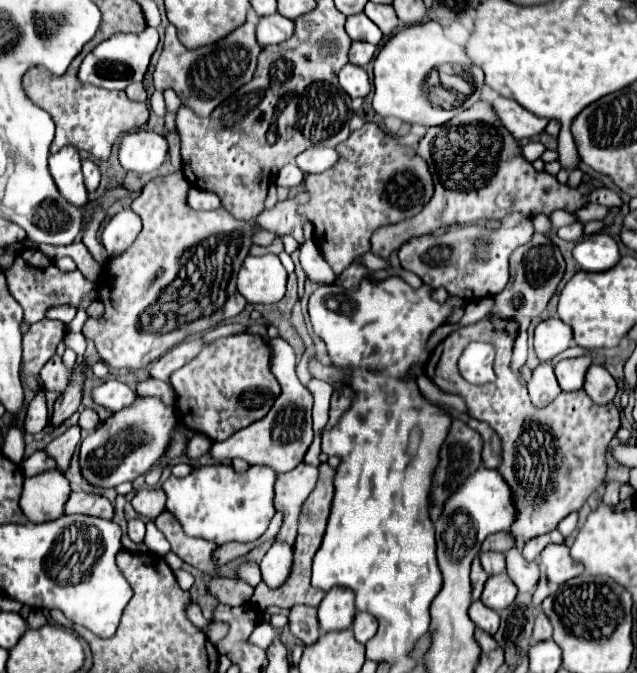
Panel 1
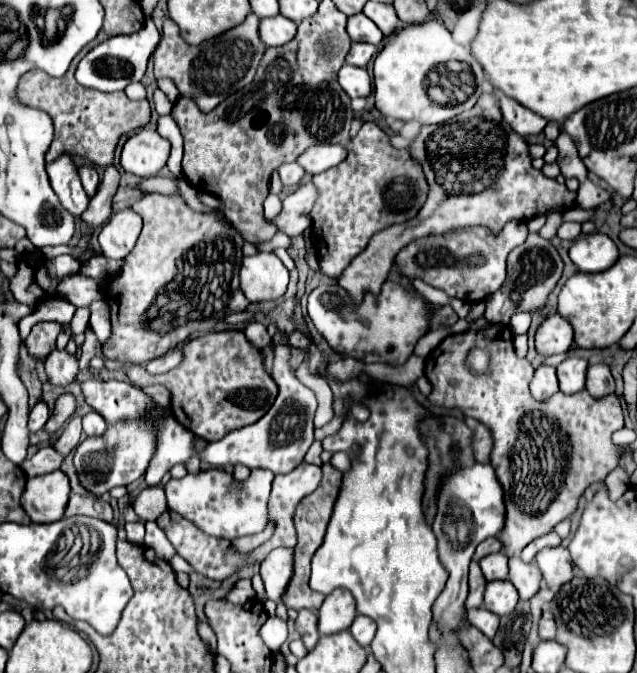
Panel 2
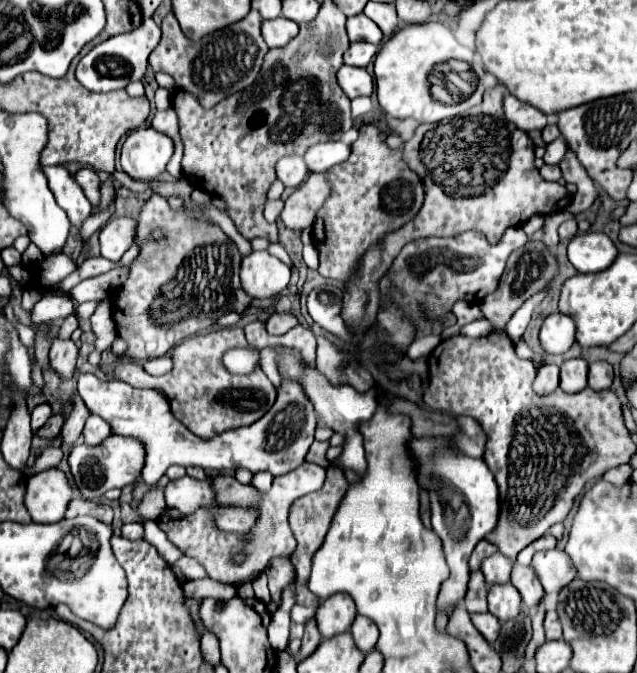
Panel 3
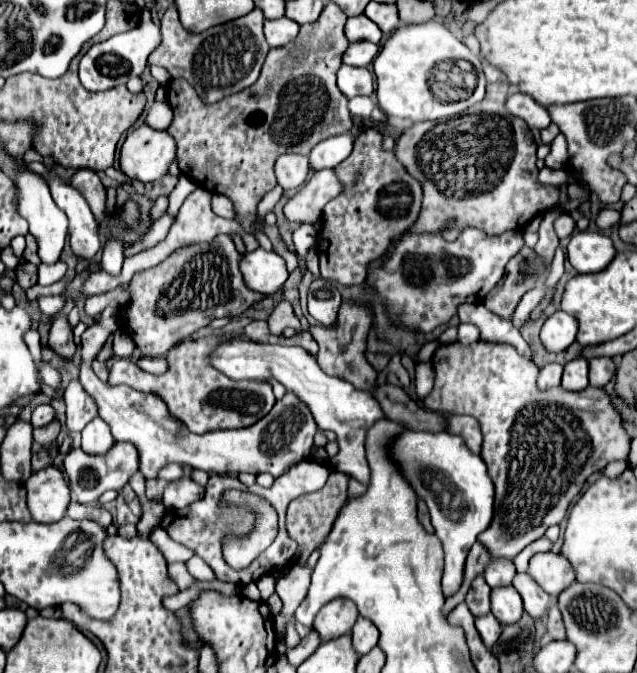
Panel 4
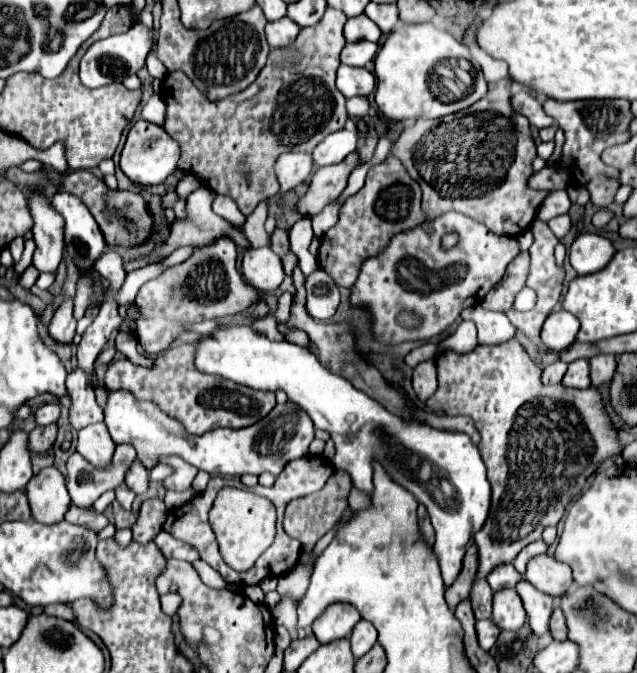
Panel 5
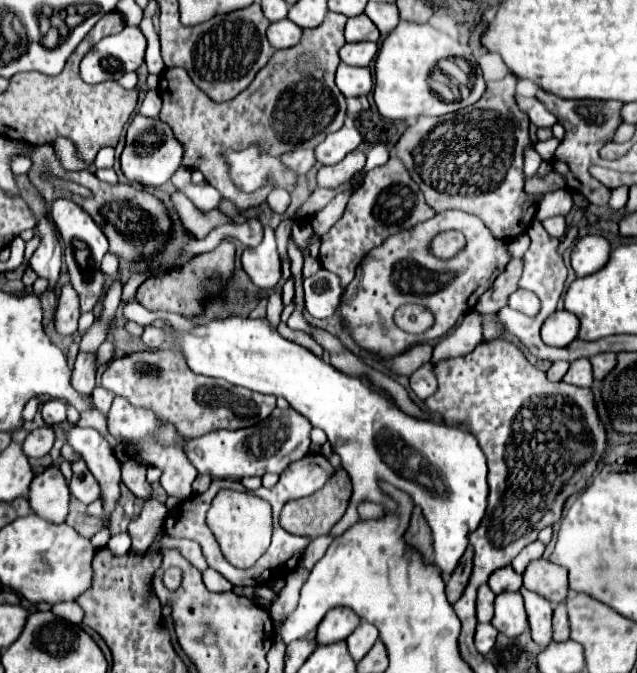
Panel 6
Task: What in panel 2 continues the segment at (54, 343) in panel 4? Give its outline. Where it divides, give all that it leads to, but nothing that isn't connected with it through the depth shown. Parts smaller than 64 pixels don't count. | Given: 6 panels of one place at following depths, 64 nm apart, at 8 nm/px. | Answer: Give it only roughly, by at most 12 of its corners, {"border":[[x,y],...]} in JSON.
{"border":[[54,348],[44,366],[48,380],[70,384],[78,374],[78,358]]}

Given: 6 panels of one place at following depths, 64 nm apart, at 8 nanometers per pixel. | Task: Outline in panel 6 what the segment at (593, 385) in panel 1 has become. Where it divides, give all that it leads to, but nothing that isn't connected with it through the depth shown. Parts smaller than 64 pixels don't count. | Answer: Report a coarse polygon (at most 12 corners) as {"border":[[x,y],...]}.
{"border":[[612,352],[590,358],[594,378],[602,380],[616,364]]}

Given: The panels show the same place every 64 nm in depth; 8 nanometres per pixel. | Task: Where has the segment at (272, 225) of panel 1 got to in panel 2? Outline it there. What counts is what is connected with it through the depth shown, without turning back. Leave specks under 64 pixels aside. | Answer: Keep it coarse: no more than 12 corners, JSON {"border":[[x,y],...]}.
{"border":[[302,184],[284,200],[274,218],[288,236],[302,234],[312,222],[316,186]]}

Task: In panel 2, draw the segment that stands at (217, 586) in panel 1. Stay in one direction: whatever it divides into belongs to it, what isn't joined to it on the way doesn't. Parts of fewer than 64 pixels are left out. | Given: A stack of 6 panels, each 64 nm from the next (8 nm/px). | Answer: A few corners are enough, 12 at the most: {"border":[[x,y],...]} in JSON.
{"border":[[238,580],[228,592],[230,602],[252,600],[254,588],[250,580]]}

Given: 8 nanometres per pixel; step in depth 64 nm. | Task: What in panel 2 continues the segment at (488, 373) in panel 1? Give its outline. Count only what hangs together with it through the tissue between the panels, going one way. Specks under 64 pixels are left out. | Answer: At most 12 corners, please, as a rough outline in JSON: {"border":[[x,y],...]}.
{"border":[[474,348],[468,364],[476,372],[488,372],[488,352]]}

